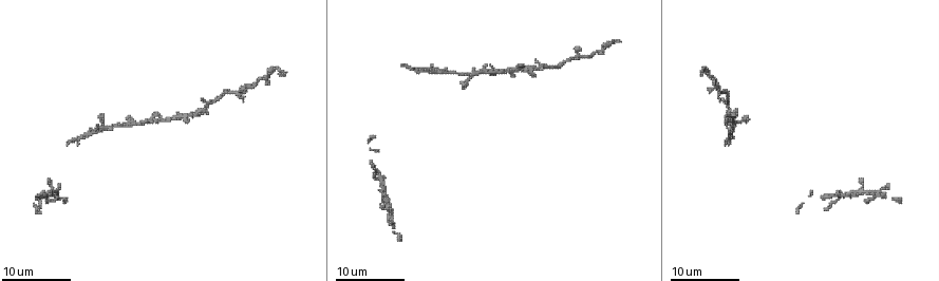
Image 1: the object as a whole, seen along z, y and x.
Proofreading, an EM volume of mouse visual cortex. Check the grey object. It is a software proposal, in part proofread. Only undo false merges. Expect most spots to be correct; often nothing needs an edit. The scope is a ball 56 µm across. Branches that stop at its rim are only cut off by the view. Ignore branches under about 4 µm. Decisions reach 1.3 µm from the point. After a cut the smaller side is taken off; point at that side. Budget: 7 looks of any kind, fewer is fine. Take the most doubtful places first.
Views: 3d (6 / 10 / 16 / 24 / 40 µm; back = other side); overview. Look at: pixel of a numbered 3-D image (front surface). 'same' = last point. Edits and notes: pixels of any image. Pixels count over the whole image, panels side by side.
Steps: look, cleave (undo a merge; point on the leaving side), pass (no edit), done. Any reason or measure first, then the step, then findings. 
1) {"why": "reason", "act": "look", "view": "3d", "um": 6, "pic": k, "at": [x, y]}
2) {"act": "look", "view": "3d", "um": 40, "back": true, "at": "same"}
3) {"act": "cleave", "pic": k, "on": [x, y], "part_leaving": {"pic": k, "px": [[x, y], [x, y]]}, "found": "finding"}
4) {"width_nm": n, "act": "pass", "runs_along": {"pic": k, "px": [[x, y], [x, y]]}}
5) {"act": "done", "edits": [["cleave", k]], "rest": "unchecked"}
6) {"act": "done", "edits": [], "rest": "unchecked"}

{"why": "three arms meet", "act": "look", "view": "3d", "um": 24, "pic": 1, "at": [573, 58]}

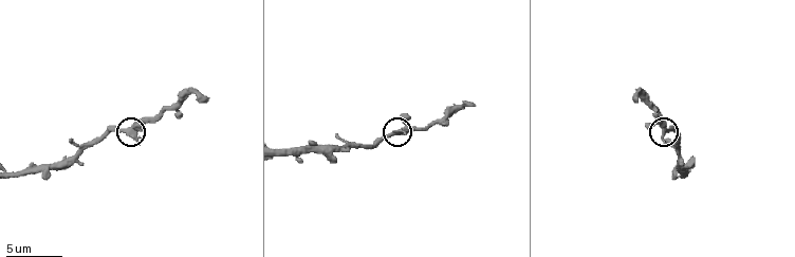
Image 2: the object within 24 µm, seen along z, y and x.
{"why": "closer look", "act": "look", "view": "3d", "um": 6, "pic": 2, "at": [665, 129]}

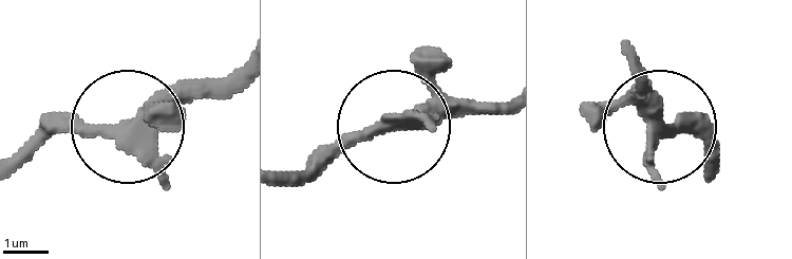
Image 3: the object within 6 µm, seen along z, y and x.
{"width_nm": 340, "act": "pass", "found": "one neuron here"}

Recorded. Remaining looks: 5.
{"why": "sudden change in width", "act": "look", "view": "3d", "um": 6, "pic": 2, "at": [72, 159]}

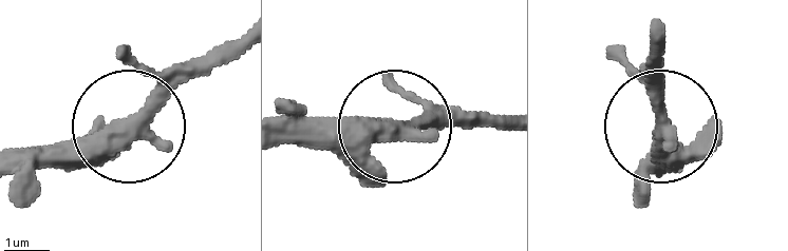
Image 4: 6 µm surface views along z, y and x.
{"act": "pass", "runs_along": {"pic": 4, "px": [[285, 137], [486, 127]]}, "found": "all the same neuron"}

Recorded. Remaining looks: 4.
{"why": "three arms meet", "act": "look", "view": "3d", "um": 16, "pic": 1, "at": [146, 123]}

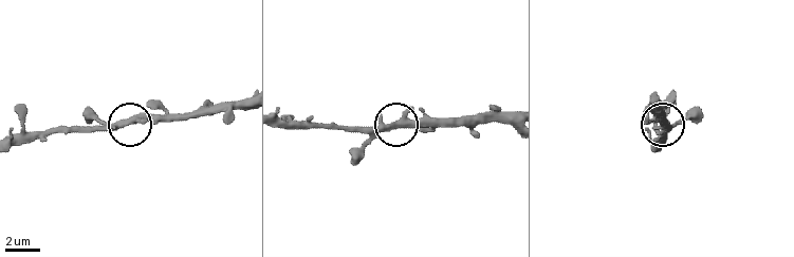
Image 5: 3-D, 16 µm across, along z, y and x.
{"act": "look", "view": "3d", "um": 10, "pic": 5, "at": [131, 123]}

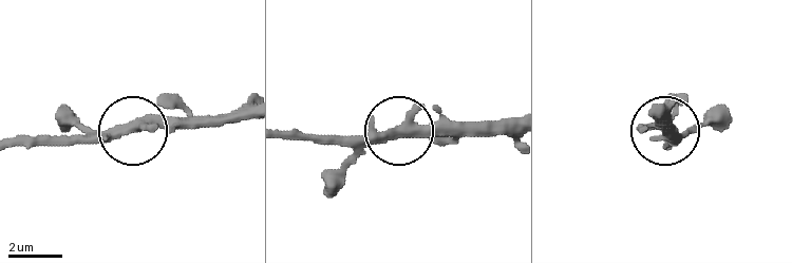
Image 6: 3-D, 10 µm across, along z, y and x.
{"width_nm": 330, "act": "pass", "runs_along": {"pic": 6, "px": [[285, 137], [487, 131]]}, "found": "all the same neuron"}

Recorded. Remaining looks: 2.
{"act": "done", "edits": [], "rest": "unchecked"}

